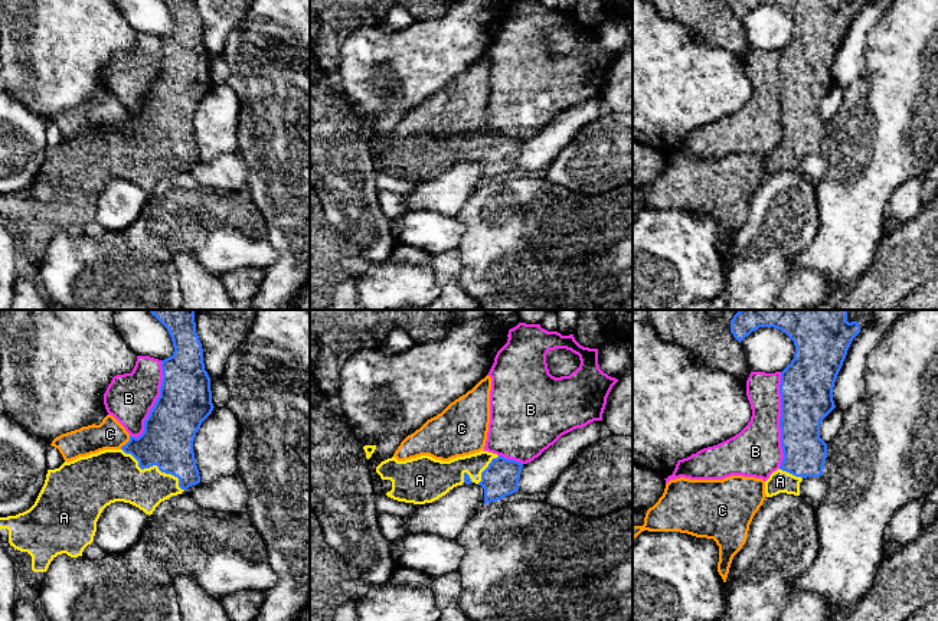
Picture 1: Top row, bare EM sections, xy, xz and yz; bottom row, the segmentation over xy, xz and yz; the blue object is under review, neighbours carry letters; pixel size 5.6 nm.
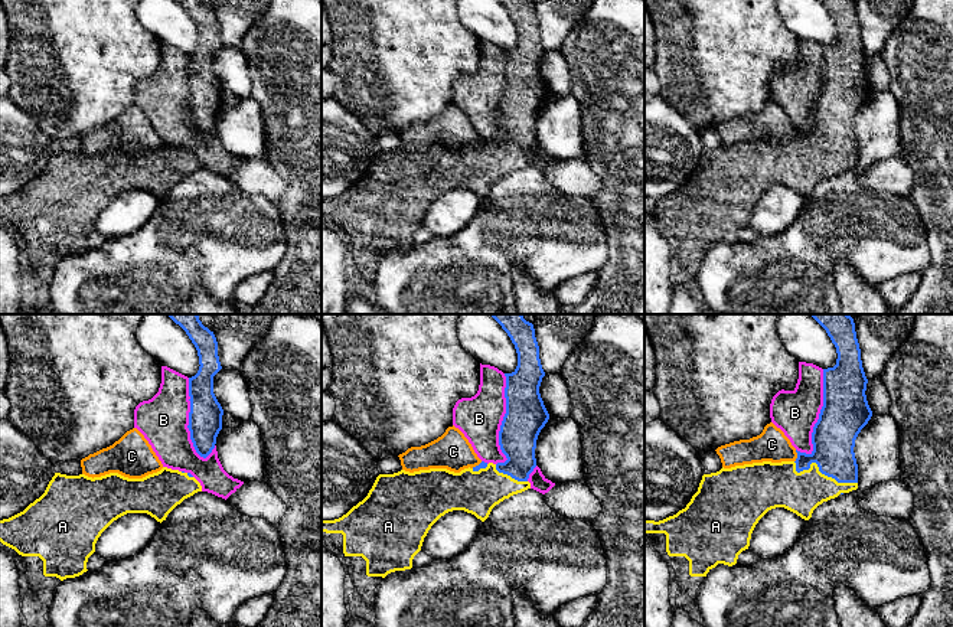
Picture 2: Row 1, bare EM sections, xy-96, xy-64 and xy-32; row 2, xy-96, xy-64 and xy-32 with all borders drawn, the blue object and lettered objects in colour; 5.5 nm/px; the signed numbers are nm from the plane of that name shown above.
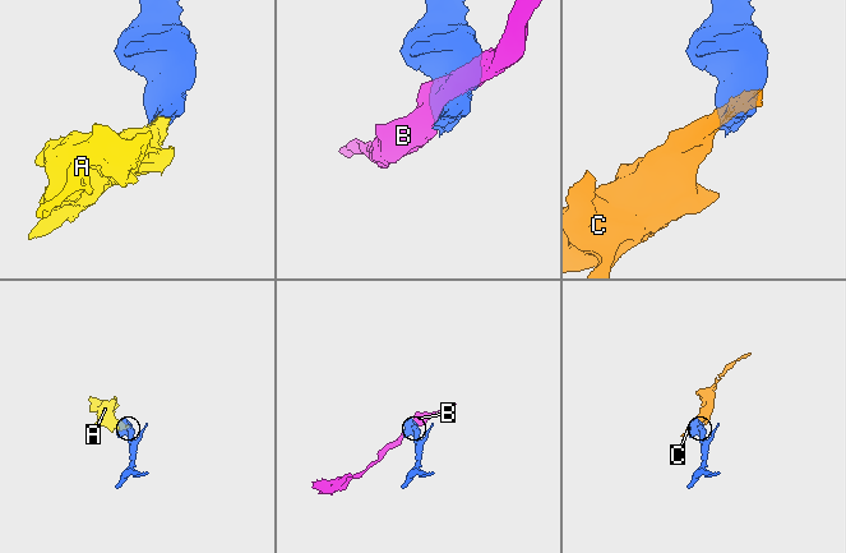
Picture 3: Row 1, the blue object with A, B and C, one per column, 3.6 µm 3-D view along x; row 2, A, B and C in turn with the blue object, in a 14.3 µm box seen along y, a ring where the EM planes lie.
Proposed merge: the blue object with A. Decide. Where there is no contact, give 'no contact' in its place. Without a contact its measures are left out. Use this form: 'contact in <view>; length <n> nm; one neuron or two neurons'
contact in xy; length 420 nm; one neuron

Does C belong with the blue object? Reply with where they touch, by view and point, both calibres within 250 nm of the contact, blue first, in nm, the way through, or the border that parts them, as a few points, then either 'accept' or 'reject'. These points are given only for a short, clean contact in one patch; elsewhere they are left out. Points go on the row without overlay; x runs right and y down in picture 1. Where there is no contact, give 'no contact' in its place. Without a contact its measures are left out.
meets blue in xy at (127, 120); 280 nm thick on the blue side, 170 nm on the other; reject

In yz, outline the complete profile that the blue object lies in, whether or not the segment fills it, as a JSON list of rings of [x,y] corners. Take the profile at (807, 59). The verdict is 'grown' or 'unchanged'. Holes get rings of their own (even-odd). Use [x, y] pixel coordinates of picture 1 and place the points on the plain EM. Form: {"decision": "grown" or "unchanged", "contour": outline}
{"decision": "grown", "contour": [[[731,0],[731,10],[742,19],[759,4],[774,4],[785,10],[795,23],[794,36],[781,49],[781,124],[782,140],[765,158],[767,174],[780,170],[800,173],[800,160],[807,154],[823,153],[827,121],[820,115],[820,101],[836,85],[833,65],[853,16],[860,10],[859,0]]]}

